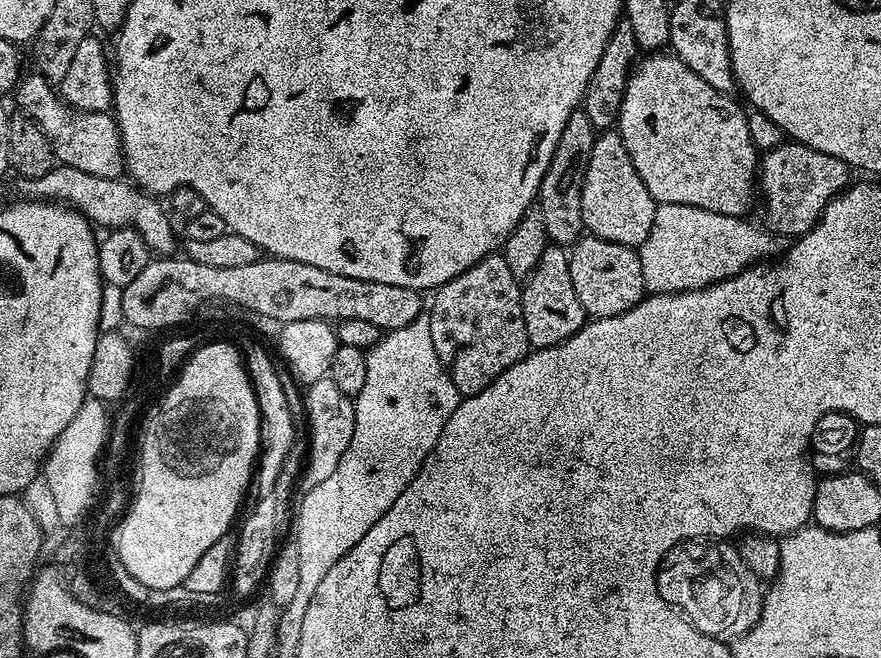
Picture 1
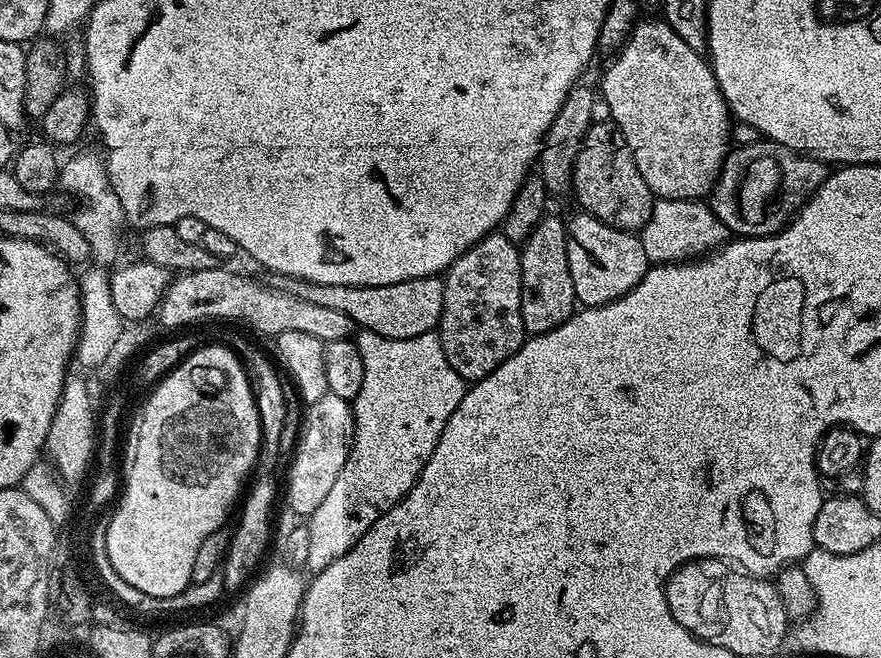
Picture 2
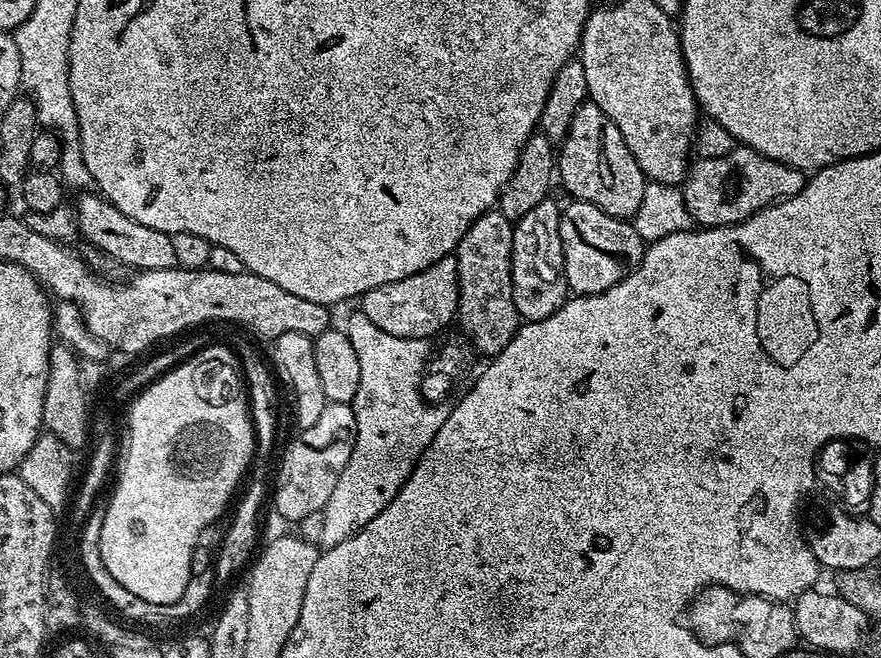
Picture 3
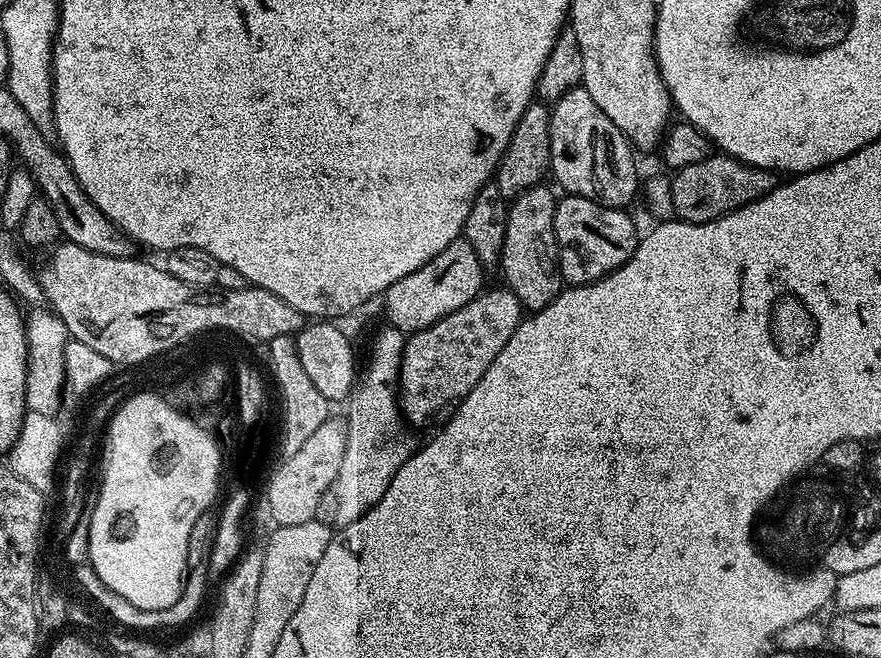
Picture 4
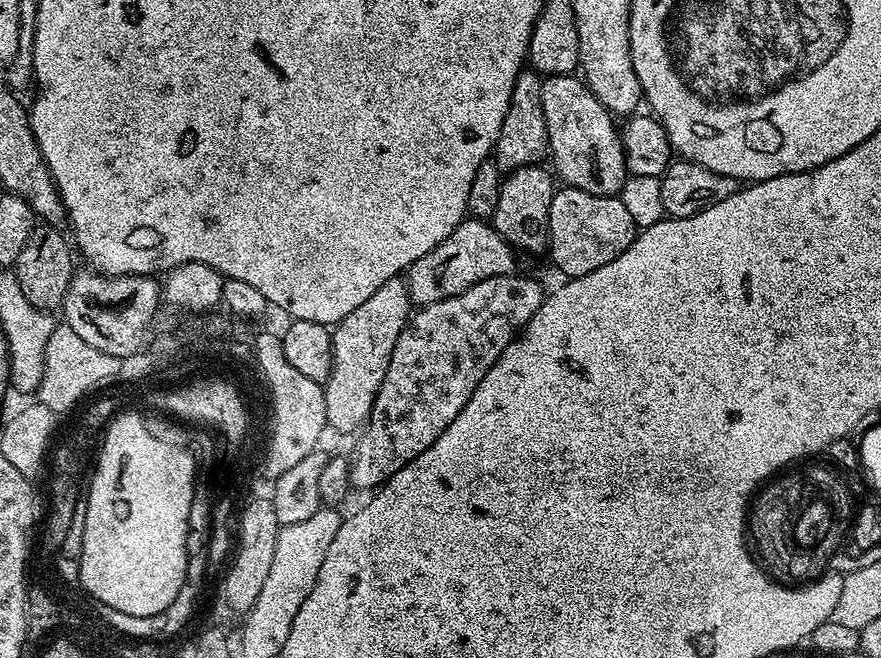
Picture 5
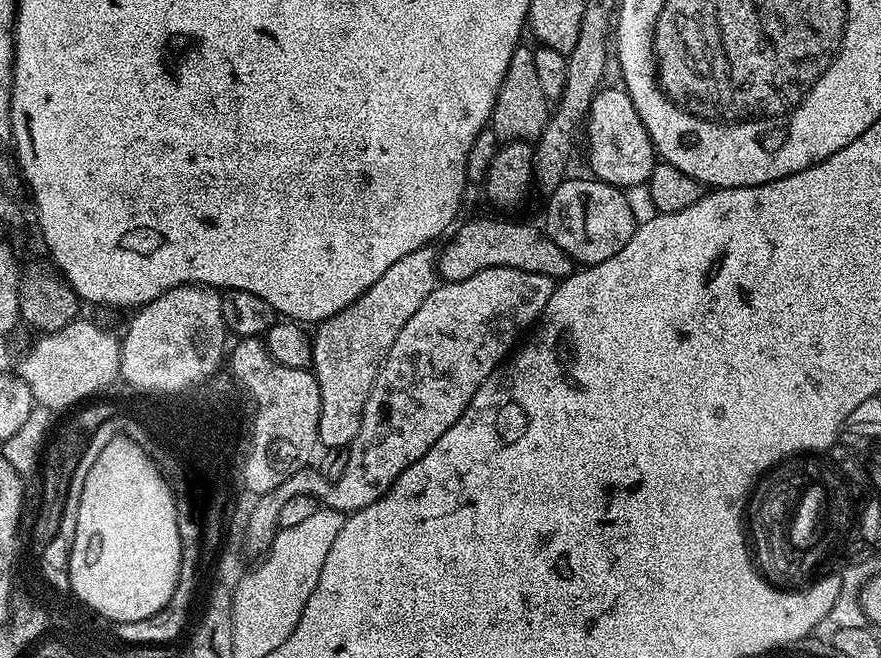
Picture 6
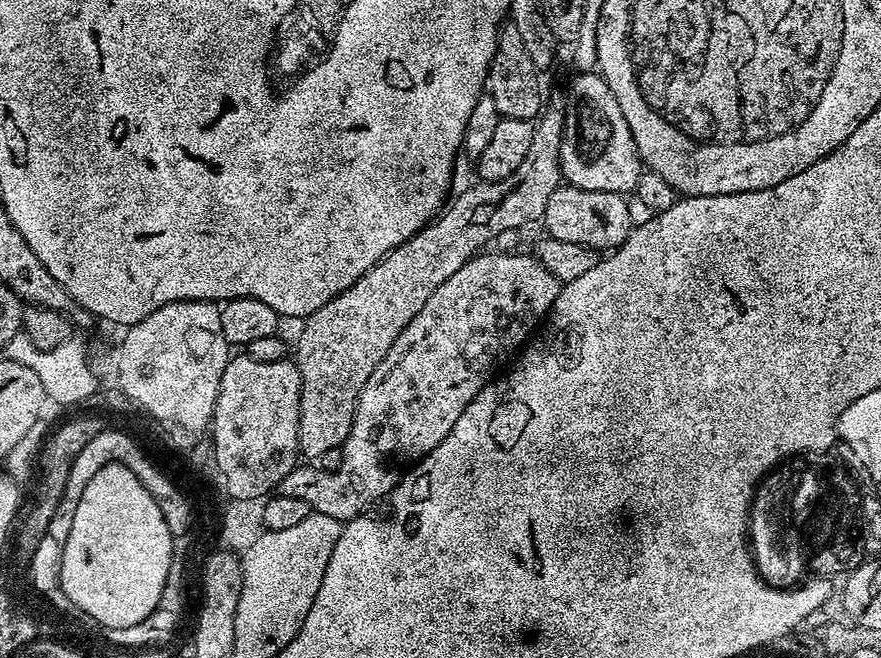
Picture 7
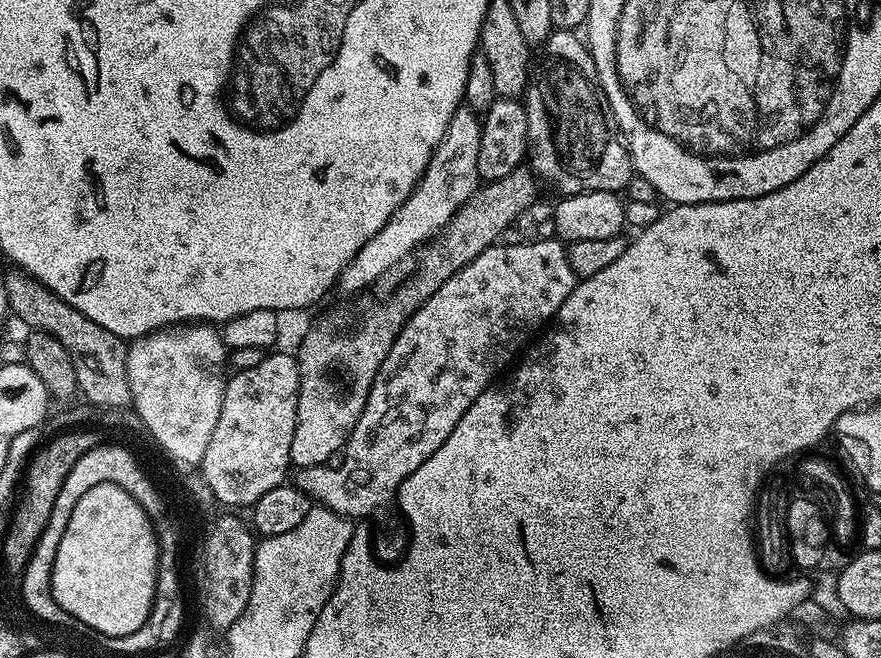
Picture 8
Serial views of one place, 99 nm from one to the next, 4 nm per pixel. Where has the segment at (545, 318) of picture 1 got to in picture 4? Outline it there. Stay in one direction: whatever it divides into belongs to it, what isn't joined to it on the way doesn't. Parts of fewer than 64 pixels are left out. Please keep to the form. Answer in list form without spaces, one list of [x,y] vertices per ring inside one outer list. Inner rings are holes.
[[[537,186],[526,190],[509,203],[506,238],[502,254],[498,257],[498,268],[504,271],[503,283],[528,310],[546,307],[550,302],[554,302],[554,298],[562,290],[560,257],[556,251],[554,234],[558,196],[544,187]]]

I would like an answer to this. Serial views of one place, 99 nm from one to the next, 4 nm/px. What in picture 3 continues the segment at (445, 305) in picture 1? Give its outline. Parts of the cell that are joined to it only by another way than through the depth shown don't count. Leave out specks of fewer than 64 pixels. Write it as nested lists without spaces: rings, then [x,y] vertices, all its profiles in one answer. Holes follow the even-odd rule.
[[[498,210],[483,212],[460,239],[455,258],[458,266],[458,325],[464,336],[485,358],[497,356],[514,338],[522,321],[514,306],[512,289],[513,221]]]

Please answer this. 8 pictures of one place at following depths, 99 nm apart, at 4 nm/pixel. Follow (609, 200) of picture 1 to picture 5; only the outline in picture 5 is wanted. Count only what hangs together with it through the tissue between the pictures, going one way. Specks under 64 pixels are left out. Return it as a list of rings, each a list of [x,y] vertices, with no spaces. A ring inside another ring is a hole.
[[[579,75],[544,76],[543,81],[542,110],[546,114],[548,150],[555,175],[559,179],[561,176],[567,187],[586,190],[586,194],[617,195],[630,173],[624,161],[624,142],[613,113],[602,106]]]

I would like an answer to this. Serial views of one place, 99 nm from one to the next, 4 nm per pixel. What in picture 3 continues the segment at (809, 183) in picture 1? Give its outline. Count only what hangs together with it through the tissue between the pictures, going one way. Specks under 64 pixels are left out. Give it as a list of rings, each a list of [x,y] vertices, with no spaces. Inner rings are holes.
[[[738,146],[722,158],[697,159],[684,177],[682,191],[686,210],[697,225],[719,226],[737,224],[763,208],[794,198],[805,183],[806,176],[801,169],[771,160],[752,148]]]

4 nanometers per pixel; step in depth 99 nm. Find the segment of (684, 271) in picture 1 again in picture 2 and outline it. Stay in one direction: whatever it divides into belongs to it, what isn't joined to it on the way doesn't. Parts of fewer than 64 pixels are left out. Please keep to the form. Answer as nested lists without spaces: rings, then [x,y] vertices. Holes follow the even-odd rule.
[[[657,199],[650,210],[650,218],[639,229],[642,250],[653,265],[688,262],[693,258],[711,254],[729,239],[730,233],[711,207],[703,199],[661,200]]]

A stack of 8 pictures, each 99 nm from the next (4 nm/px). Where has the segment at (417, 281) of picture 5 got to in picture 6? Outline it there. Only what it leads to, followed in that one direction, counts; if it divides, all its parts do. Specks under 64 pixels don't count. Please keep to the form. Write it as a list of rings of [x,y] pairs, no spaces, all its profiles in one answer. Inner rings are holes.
[[[472,220],[462,224],[455,229],[456,237],[439,251],[438,276],[441,281],[465,280],[487,268],[513,268],[537,272],[559,282],[574,271],[574,261],[537,225],[536,229],[532,224],[514,224],[510,220]]]

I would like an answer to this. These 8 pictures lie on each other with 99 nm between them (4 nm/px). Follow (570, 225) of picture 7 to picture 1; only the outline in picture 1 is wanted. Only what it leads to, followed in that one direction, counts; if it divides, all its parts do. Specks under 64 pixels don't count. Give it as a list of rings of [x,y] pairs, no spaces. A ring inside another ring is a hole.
[[[585,234],[571,245],[568,261],[570,282],[574,282],[574,294],[578,294],[578,302],[582,302],[585,317],[593,320],[614,318],[640,303],[646,295],[642,262],[637,249]]]

